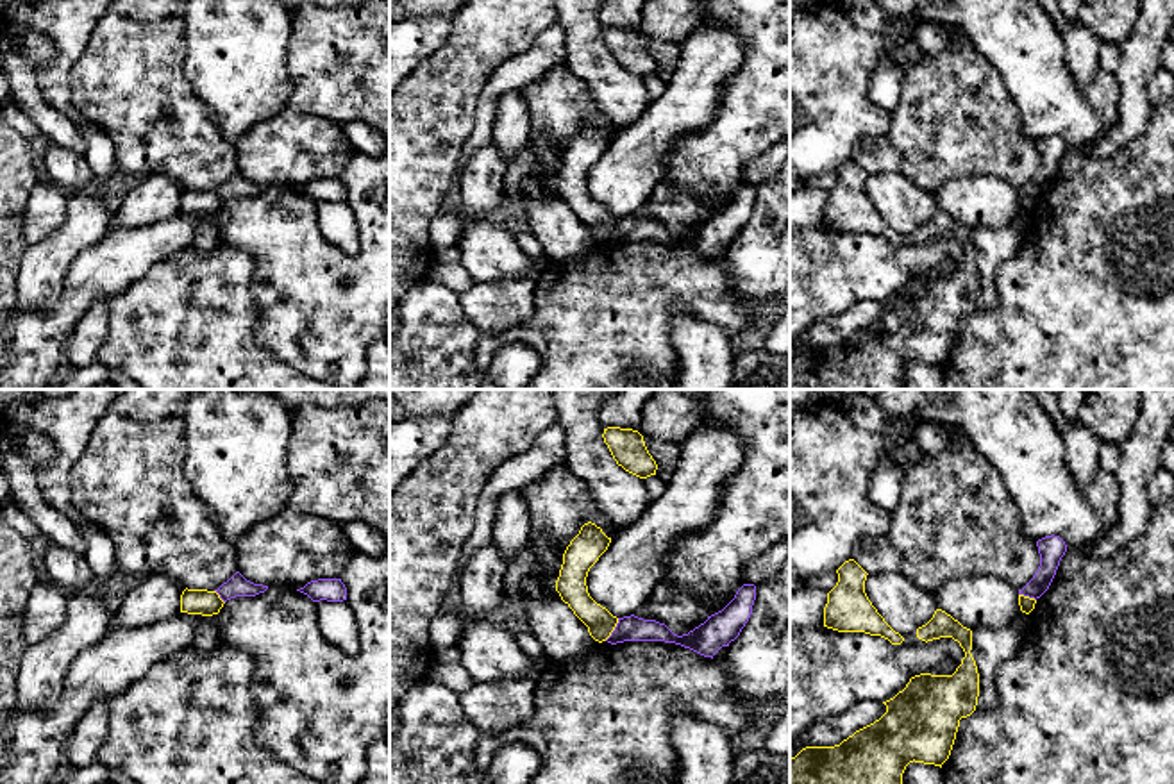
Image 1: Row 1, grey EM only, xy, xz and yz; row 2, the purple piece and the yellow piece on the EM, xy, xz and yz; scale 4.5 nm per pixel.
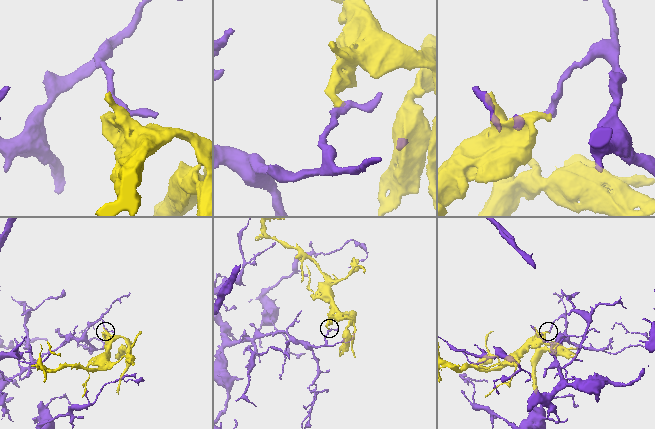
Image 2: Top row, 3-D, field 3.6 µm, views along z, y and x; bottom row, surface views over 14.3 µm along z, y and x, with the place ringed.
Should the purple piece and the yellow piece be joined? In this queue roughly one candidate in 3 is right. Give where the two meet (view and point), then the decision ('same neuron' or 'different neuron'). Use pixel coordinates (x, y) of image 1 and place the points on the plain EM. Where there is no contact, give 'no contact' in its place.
contact xz (615, 229); different neuron

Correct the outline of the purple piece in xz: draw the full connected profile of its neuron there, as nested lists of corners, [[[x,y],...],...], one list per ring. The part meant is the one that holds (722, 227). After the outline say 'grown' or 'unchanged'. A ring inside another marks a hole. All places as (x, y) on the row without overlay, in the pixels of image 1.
[[[743,184],[734,198],[718,213],[708,216],[704,223],[677,236],[665,223],[643,220],[634,214],[618,218],[611,236],[606,239],[611,245],[624,241],[665,241],[690,248],[704,257],[711,257],[734,241],[752,214],[756,200],[756,186]]] | unchanged

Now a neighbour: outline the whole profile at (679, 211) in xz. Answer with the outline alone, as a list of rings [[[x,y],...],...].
[[[665,182],[652,191],[634,216],[665,223],[677,236],[688,234],[708,220],[702,204],[693,195]]]

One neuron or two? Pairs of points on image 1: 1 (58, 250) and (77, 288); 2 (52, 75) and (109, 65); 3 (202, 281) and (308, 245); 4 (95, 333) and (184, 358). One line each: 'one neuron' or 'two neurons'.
1: two neurons
2: two neurons
3: two neurons
4: two neurons

